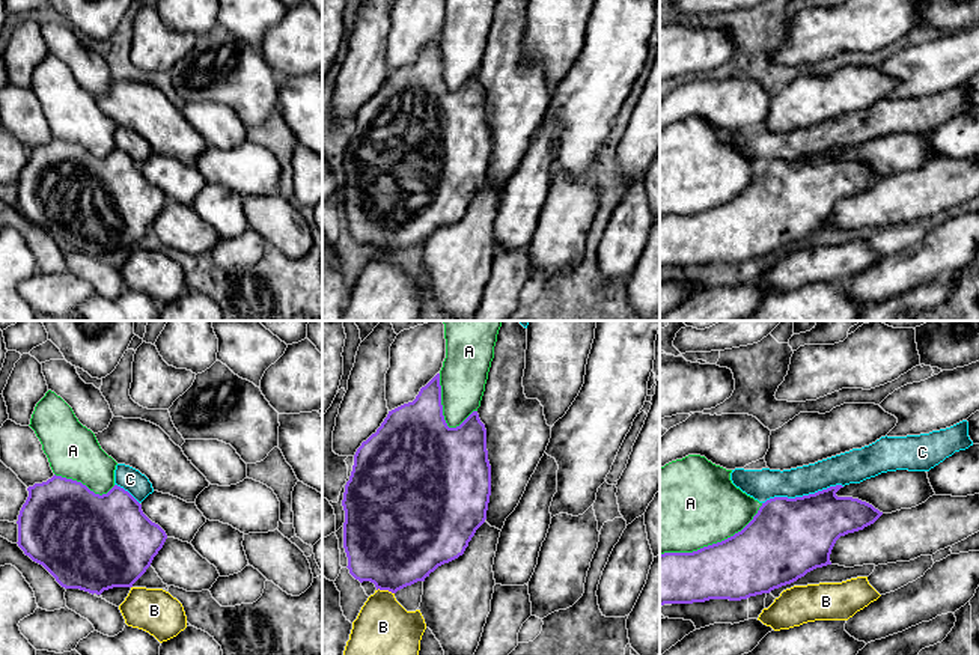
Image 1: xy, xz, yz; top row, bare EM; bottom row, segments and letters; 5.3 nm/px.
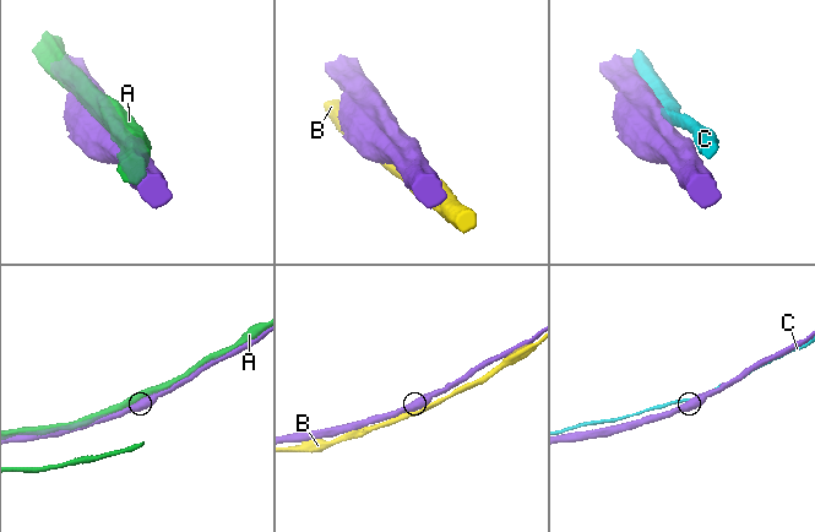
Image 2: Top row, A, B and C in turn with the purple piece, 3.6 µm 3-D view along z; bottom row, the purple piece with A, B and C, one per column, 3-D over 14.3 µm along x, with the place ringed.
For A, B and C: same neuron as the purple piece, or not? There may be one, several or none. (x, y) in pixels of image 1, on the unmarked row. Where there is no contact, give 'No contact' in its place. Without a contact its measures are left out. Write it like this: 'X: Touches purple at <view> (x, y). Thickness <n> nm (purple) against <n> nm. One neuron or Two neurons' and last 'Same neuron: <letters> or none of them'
A: Touches purple at yz (713, 207). Thickness 360 nm (purple) against 480 nm. Two neurons
B: Touches purple at xz (386, 252). Thickness 480 nm (purple) against 360 nm. Two neurons
C: Touches purple at yz (803, 158). Thickness 420 nm (purple) against 170 nm. Two neurons
Same neuron: none of them

